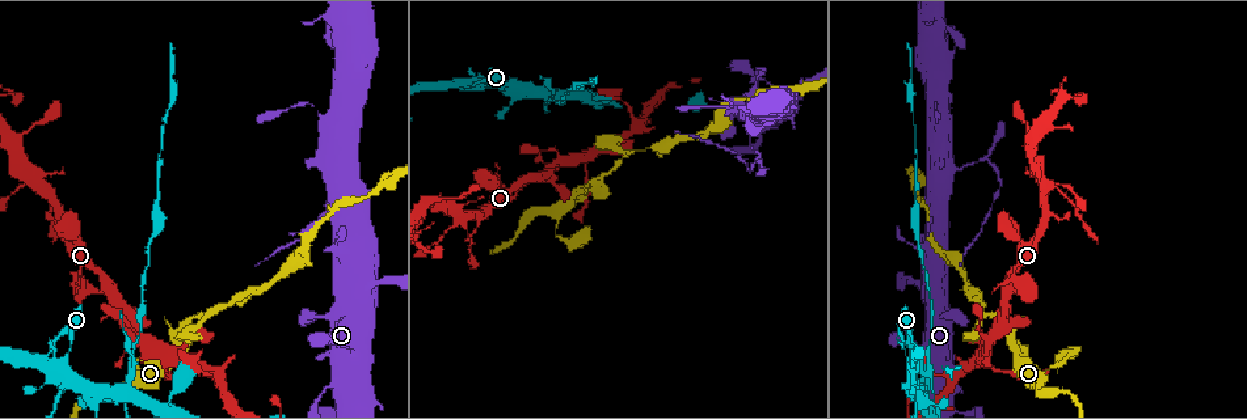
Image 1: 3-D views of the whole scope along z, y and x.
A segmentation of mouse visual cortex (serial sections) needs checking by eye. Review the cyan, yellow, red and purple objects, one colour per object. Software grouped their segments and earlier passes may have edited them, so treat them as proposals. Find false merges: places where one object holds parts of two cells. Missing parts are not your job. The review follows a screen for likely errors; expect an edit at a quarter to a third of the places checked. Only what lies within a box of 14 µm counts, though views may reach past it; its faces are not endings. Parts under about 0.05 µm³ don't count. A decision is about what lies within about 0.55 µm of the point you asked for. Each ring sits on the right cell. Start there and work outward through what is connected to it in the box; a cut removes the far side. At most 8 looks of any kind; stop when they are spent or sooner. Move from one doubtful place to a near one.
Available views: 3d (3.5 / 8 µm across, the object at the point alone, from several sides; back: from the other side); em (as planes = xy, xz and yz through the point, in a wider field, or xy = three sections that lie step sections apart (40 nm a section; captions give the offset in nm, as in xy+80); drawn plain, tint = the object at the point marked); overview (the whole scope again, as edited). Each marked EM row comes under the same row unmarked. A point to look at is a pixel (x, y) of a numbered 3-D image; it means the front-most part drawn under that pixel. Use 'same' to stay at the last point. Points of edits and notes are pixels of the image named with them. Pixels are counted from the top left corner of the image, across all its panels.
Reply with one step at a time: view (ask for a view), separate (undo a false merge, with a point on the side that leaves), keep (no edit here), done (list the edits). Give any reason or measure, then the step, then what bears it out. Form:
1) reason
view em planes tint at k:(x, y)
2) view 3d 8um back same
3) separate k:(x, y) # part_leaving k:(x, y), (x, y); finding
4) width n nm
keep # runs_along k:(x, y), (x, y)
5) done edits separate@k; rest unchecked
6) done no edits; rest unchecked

abrupt turn
view 3d 8um at 1:(627, 157)

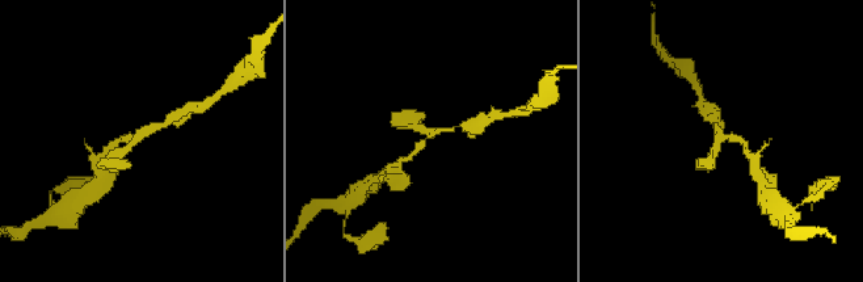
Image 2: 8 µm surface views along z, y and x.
now the EM
view em xy step 5 tint at 2:(431, 134)

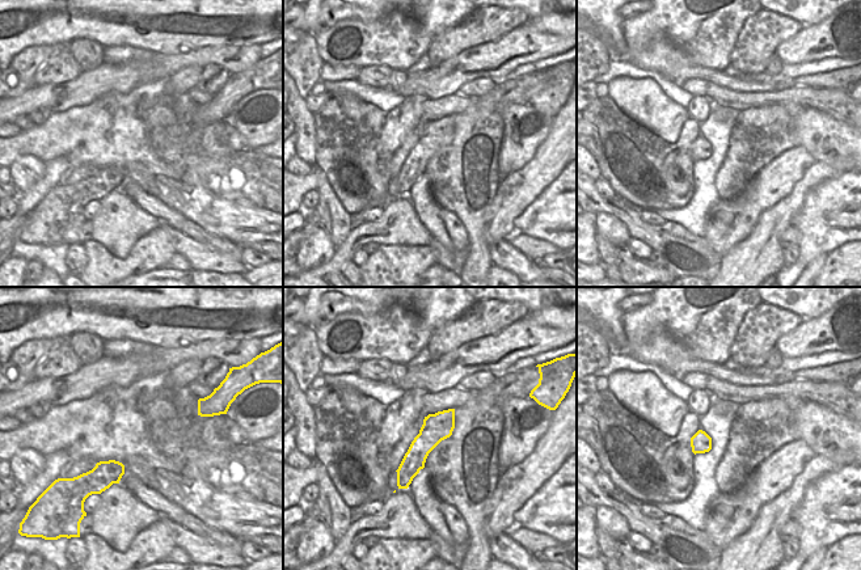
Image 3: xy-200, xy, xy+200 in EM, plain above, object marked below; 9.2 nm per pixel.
keep # runs_along 2:(109, 150), (167, 121); continuous, no second cell

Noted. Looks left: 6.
sharp bend
view 3d 3.5um at 1:(986, 160)

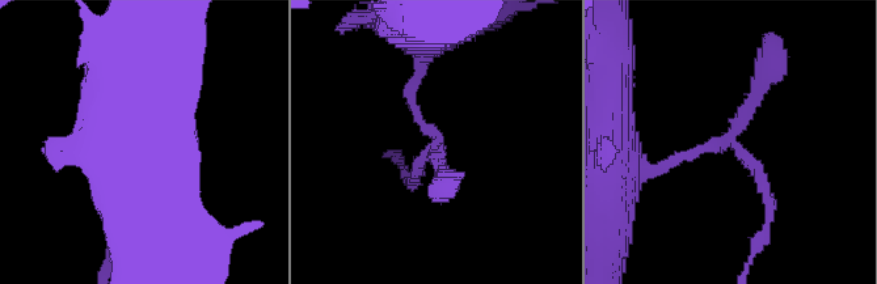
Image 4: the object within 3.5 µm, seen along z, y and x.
arms 3; arm_widths 150, 150, 200 nm; shape alone is not enough
view em xy step 1 tint at 4:(433, 141)

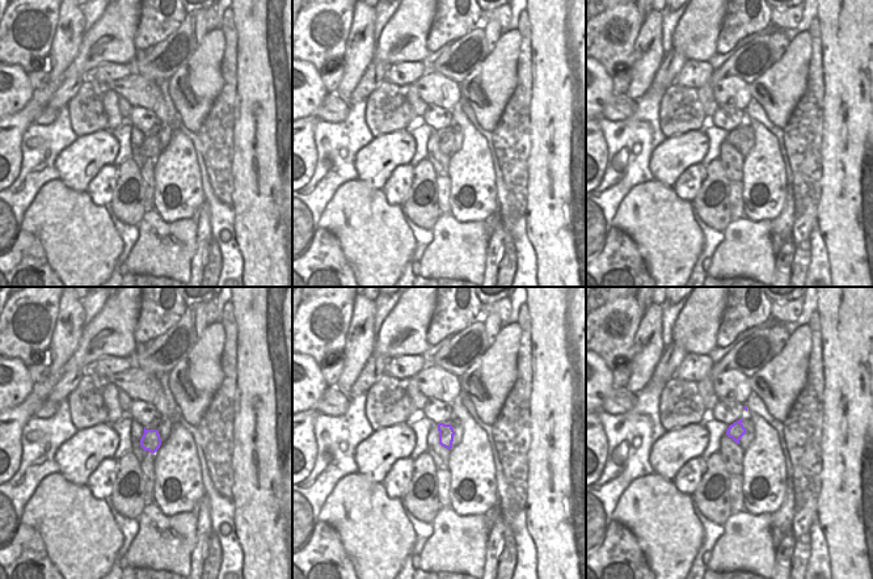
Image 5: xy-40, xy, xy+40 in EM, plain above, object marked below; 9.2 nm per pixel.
separate 4:(734, 123) # part_leaving 4:(701, 148), (732, 140), (768, 208); two cells meet here

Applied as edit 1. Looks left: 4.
view 3d 3.5um at 1:(51, 358)

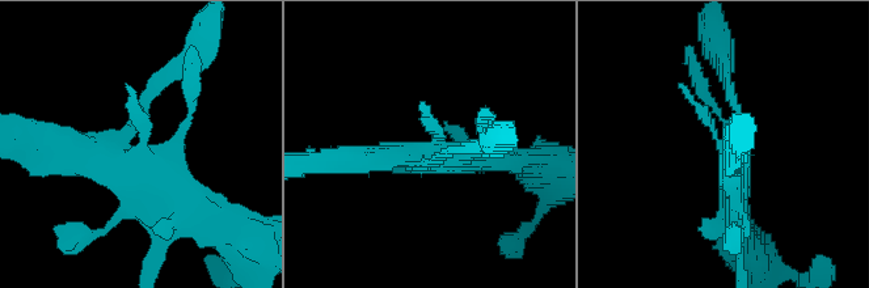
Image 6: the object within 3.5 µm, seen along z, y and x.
shape alone is not enough
view em xy step 2 tint at 6:(129, 137)

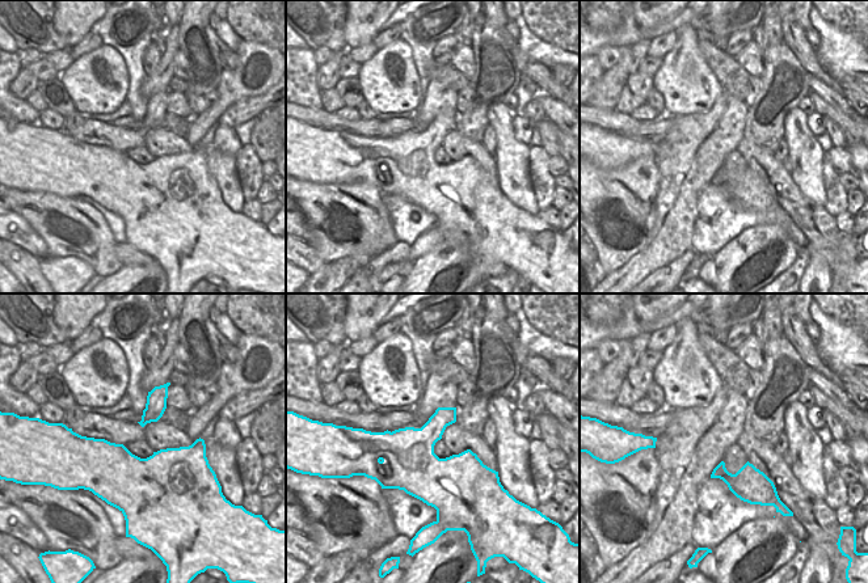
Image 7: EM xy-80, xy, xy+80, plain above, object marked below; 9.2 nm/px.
keep # runs_along 6:(724, 71), (743, 135), (733, 195); continuous, no second cell

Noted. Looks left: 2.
narrows sharply
view 3d 3.5um at 1:(544, 91)

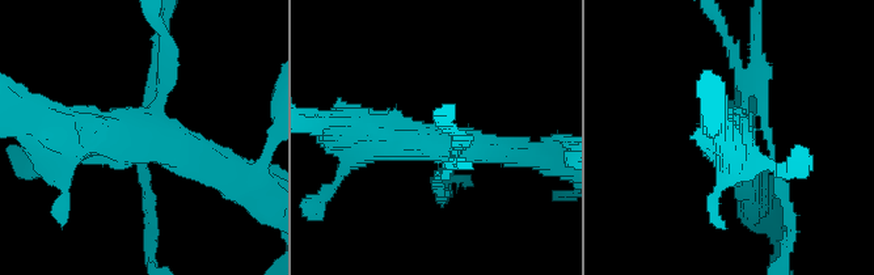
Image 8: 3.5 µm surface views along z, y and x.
need the tissue
view em xy step 2 tint at 8:(439, 143)

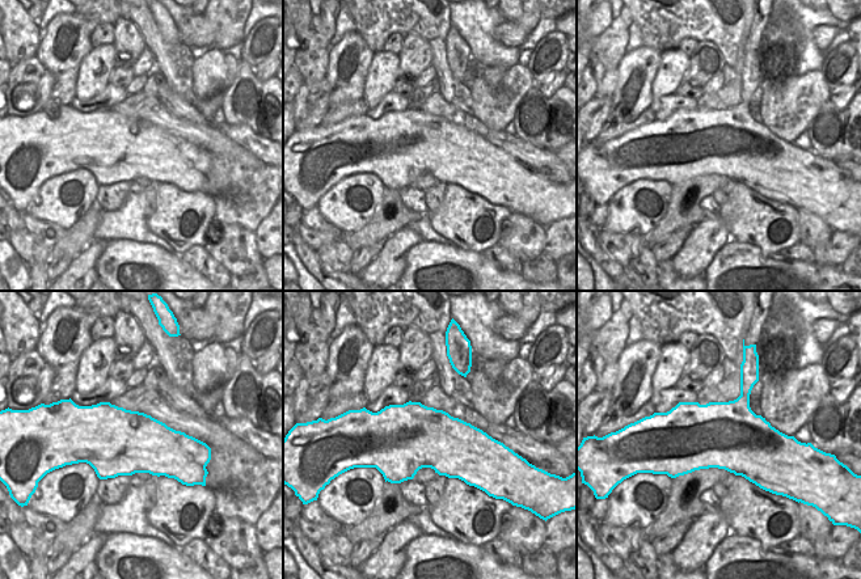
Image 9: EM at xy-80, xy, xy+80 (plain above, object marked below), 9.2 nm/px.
width 650 nm
separate 8:(143, 169) # part_leaving 8:(758, 85), (761, 81), (758, 25); a second cell is stuck on

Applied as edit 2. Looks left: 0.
done edits separate@4, separate@8; rest unchecked

